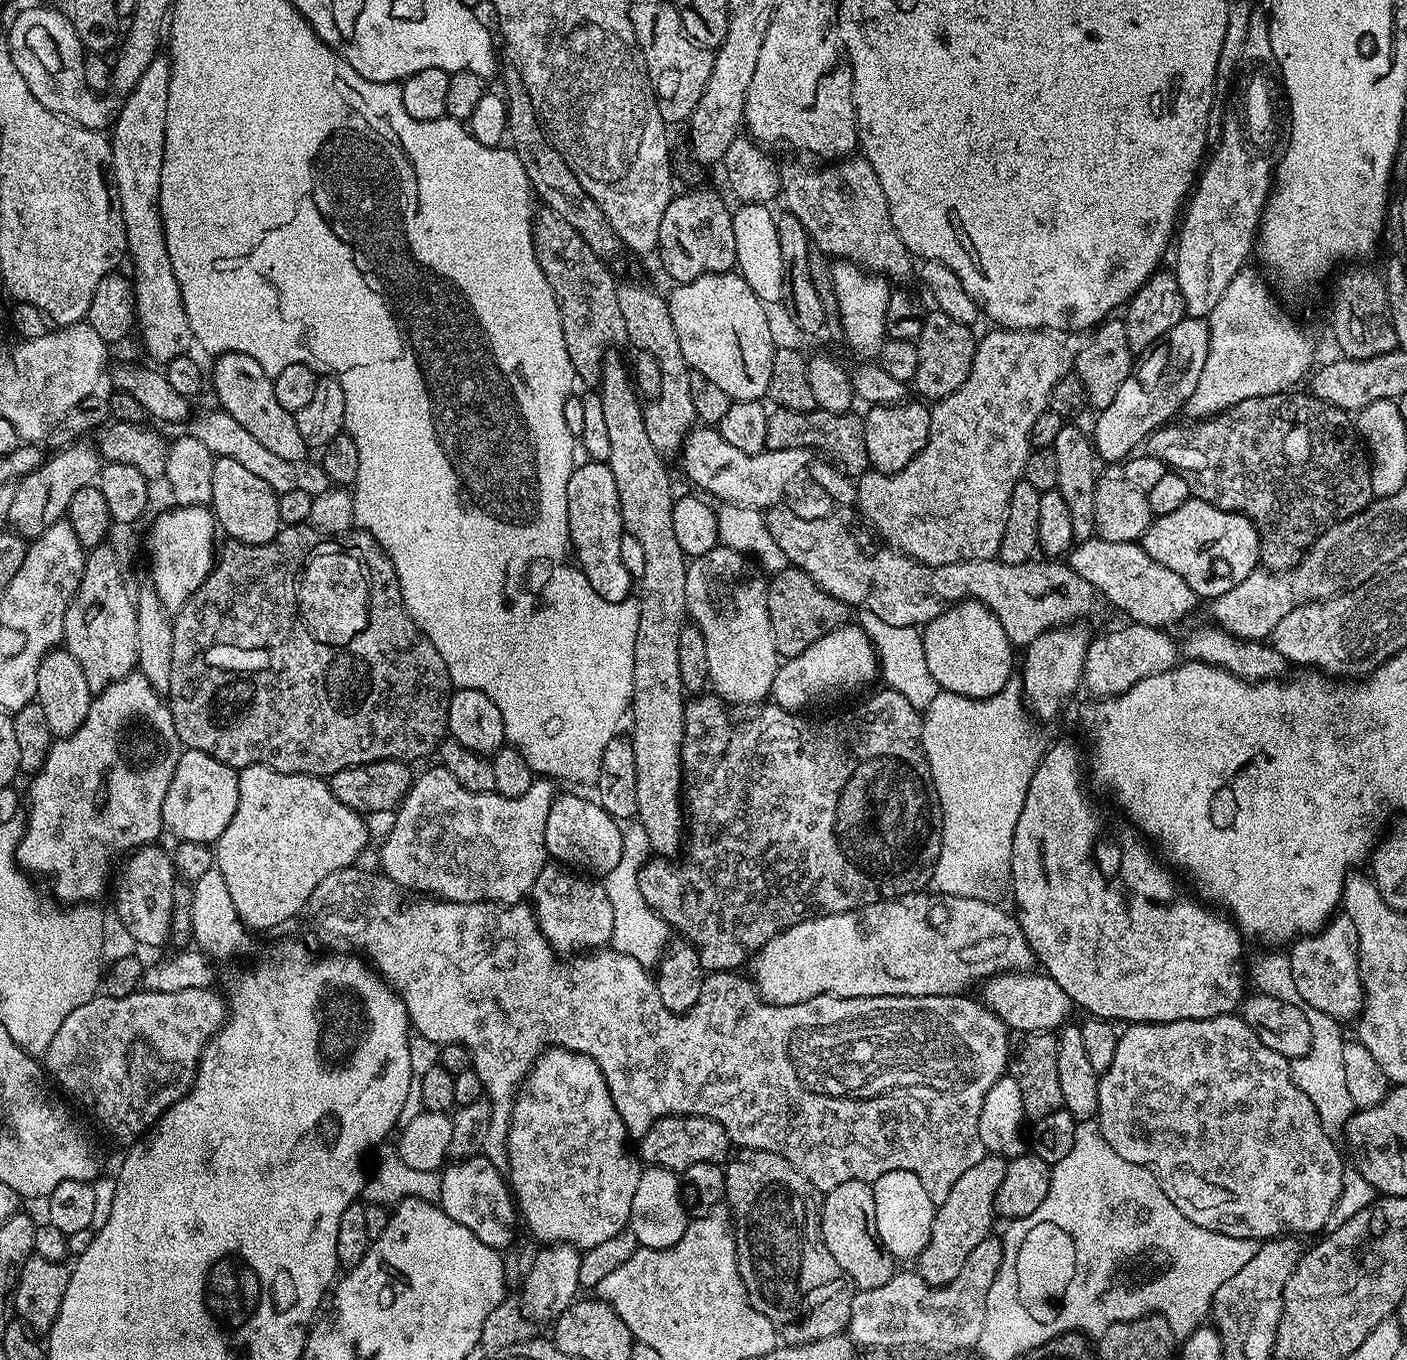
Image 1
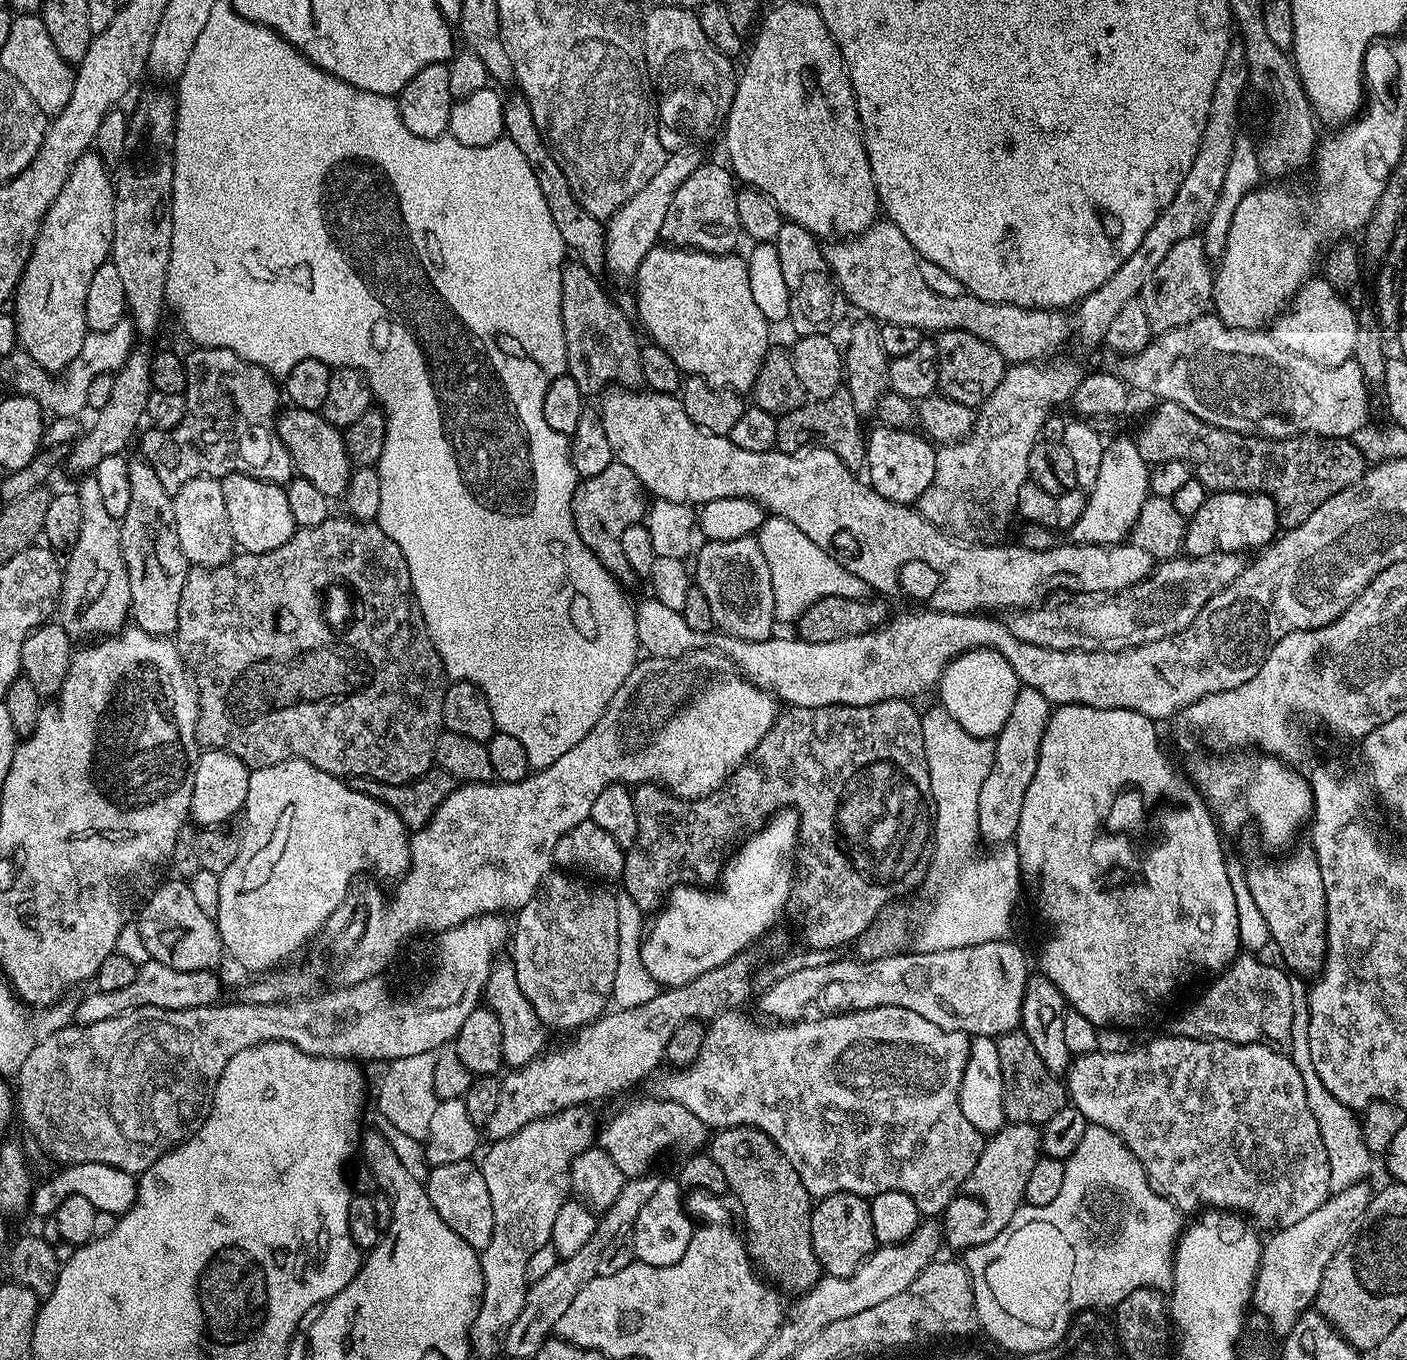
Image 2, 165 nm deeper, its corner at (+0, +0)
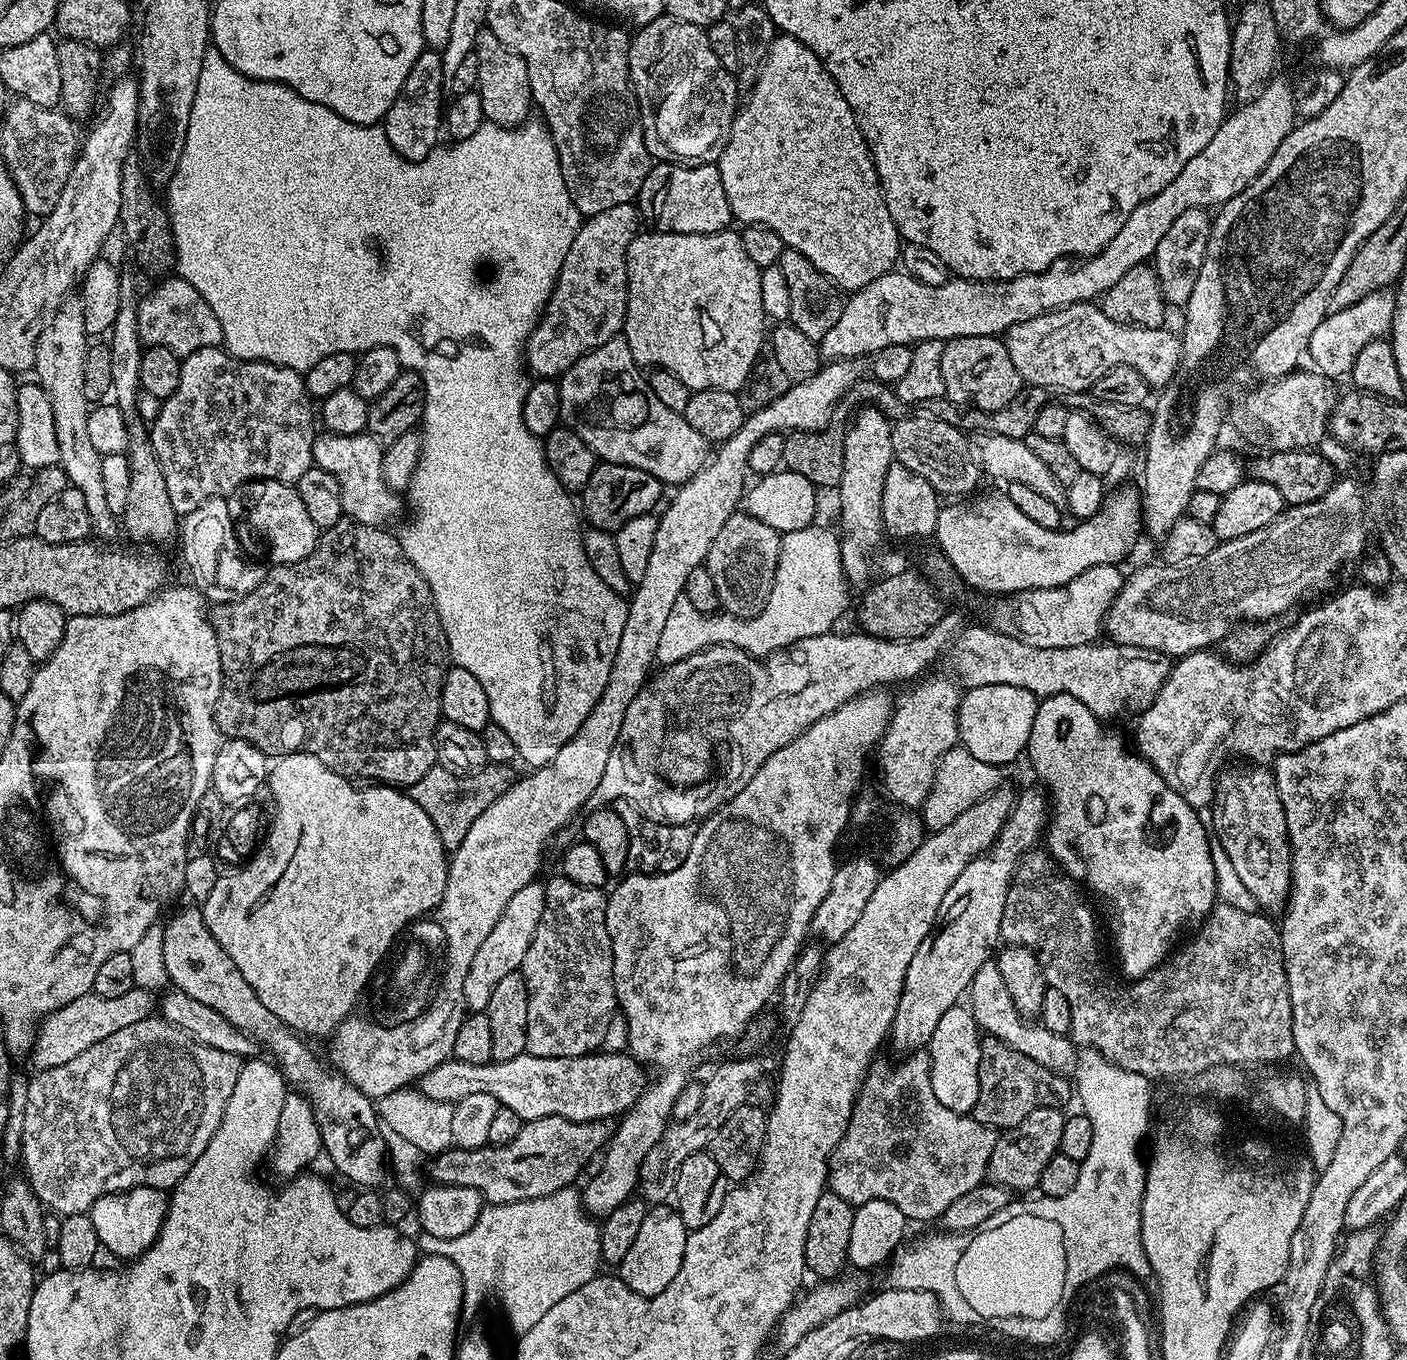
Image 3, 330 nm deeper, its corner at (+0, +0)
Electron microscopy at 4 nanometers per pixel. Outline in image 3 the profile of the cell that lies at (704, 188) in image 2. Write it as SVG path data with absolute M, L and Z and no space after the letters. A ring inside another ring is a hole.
M656 162L649 167L648 177L640 188L638 211L645 221L653 220L657 232L678 234L714 234L725 231L734 217L730 202L726 202L726 189L722 186L722 174L716 164L693 164L681 166L676 162Z

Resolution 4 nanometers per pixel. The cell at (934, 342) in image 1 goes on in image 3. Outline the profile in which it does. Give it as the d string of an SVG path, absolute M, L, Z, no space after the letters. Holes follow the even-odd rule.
M963 336L947 341L942 350L944 396L956 404L973 404L985 414L1002 410L1025 387L1000 336Z

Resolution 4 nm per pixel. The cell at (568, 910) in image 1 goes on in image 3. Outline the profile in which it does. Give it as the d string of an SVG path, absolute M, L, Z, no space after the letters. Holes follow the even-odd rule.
M556 874L552 881L544 884L544 909L542 918L538 922L538 930L534 930L534 942L530 942L530 950L526 950L526 958L522 958L519 972L524 976L526 990L528 991L528 1005L526 1006L526 1052L536 1056L582 1056L588 1053L595 1053L601 1047L606 1030L609 1029L610 1020L618 1012L616 1002L616 991L614 990L614 958L610 946L610 934L606 930L606 906L608 905L607 895L599 887L579 885L576 882L568 881L561 874Z

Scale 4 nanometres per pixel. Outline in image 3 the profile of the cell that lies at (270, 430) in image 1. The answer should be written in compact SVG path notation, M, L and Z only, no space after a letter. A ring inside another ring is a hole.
M325 431L317 435L312 446L312 462L315 467L330 470L342 486L342 510L345 517L369 524L375 528L391 525L391 520L400 512L400 500L397 493L384 480L382 458L384 448L381 441L367 431L353 436L343 436Z

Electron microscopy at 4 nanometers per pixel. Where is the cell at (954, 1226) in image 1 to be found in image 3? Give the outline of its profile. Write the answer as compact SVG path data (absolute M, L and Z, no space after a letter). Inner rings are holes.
M1043 1108L1034 1110L1034 1114L1022 1118L1018 1126L1007 1129L997 1139L994 1154L990 1154L987 1179L993 1184L1001 1184L1016 1194L1031 1193L1028 1191L1039 1185L1042 1170L1046 1170L1046 1162L1050 1162L1050 1158L1054 1158L1060 1151L1065 1119L1065 1113L1061 1109Z

